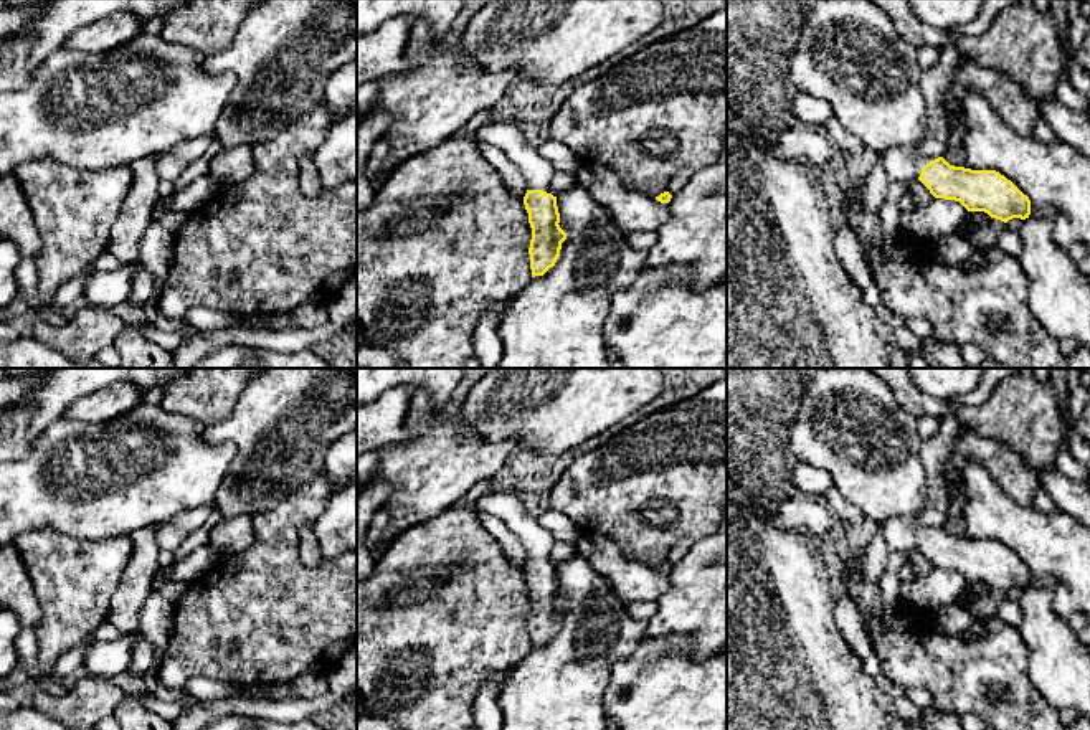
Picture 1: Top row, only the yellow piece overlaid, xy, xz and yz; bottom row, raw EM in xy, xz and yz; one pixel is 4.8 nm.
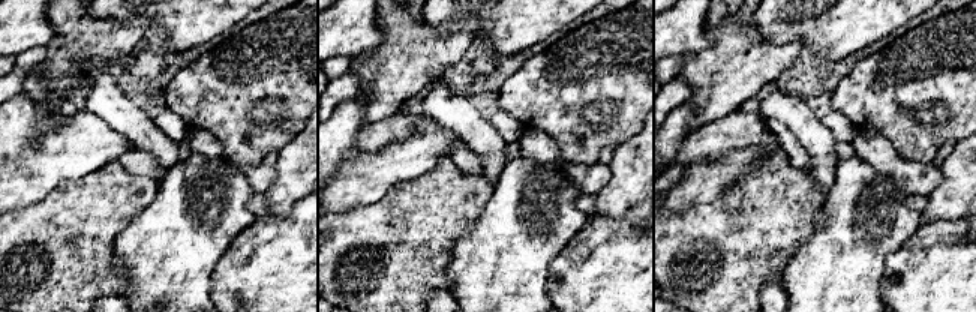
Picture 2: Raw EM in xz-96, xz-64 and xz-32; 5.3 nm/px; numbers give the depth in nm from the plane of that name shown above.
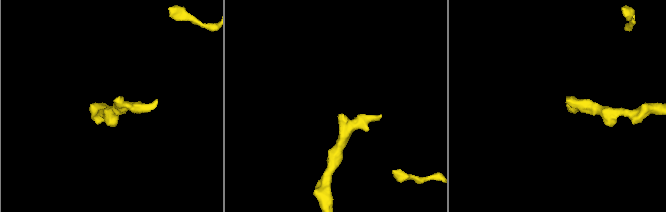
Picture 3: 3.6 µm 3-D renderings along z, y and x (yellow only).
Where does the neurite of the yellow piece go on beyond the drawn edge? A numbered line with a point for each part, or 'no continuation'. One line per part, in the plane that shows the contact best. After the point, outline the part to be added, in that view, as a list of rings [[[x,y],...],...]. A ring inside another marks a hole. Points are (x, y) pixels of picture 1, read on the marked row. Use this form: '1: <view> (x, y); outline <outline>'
1: xz (537, 170); outline [[[489,121],[479,129],[476,142],[489,144],[502,150],[522,172],[527,190],[552,192],[552,178],[557,173],[552,164],[528,144],[522,130],[514,122]]]

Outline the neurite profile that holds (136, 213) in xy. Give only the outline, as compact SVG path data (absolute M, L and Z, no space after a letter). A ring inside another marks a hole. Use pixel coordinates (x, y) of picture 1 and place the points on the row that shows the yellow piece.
M145 155L130 164L134 175L132 185L111 230L107 246L107 251L121 264L139 261L140 238L152 220L152 208L162 197L155 173L155 160L159 155Z

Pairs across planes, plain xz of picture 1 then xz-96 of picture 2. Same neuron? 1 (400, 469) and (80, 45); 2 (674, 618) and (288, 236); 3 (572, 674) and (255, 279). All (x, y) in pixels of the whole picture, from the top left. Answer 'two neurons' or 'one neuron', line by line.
1: one neuron
2: two neurons
3: two neurons

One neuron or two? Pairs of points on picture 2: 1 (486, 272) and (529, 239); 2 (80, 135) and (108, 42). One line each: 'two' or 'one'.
1: one
2: two

